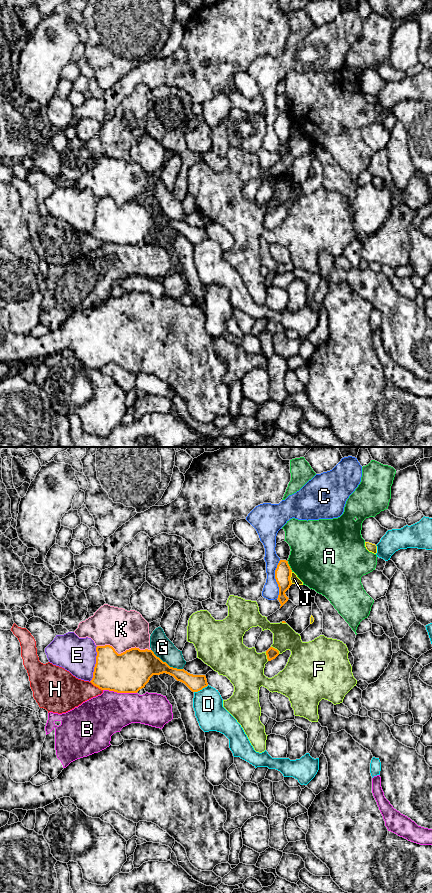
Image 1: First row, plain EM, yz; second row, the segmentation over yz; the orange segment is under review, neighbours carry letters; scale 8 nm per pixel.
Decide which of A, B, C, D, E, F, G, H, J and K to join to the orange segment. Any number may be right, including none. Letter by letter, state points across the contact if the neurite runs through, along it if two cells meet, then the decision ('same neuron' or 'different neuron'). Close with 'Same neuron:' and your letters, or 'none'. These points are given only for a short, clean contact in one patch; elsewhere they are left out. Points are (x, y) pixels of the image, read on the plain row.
A: different neuron
B: different neuron
C: border along yz (280, 112), (275, 122), (278, 139), (276, 150); different neuron
D: different neuron
E: different neuron
F: different neuron
G: different neuron
H: different neuron
J: border along yz (291, 123), (290, 133), (292, 135); different neuron
K: different neuron
Same neuron: none

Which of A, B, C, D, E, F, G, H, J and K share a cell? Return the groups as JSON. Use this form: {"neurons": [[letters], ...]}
{"neurons": [["A"], ["B"], ["C"], ["D"], ["E"], ["F"], ["G"], ["H"], ["J"], ["K"]]}

